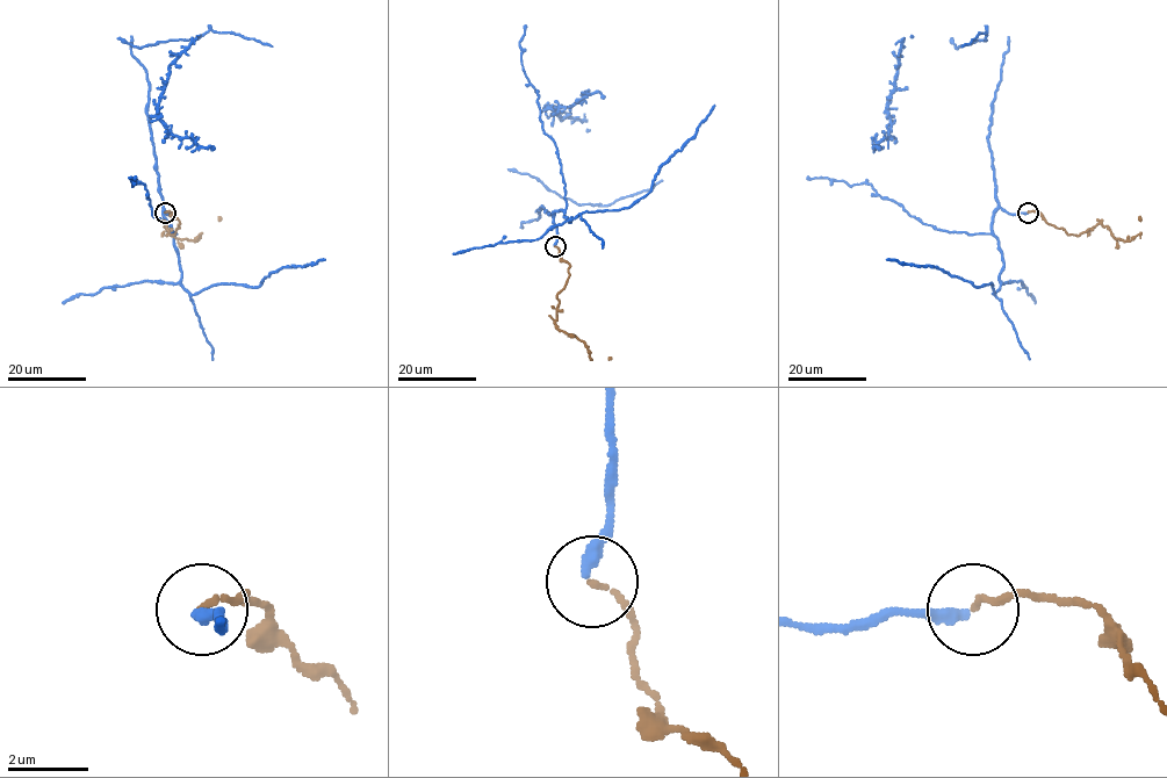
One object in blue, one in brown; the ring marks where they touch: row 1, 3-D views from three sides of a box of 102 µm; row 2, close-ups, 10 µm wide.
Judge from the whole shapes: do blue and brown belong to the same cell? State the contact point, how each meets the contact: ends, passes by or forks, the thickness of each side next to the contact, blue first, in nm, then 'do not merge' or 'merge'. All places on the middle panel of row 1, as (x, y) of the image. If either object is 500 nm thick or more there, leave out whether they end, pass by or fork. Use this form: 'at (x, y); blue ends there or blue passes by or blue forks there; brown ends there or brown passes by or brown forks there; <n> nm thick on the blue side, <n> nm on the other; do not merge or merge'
at (555, 246); blue ends there; brown ends there; 300 nm thick on the blue side, 130 nm on the other; merge

